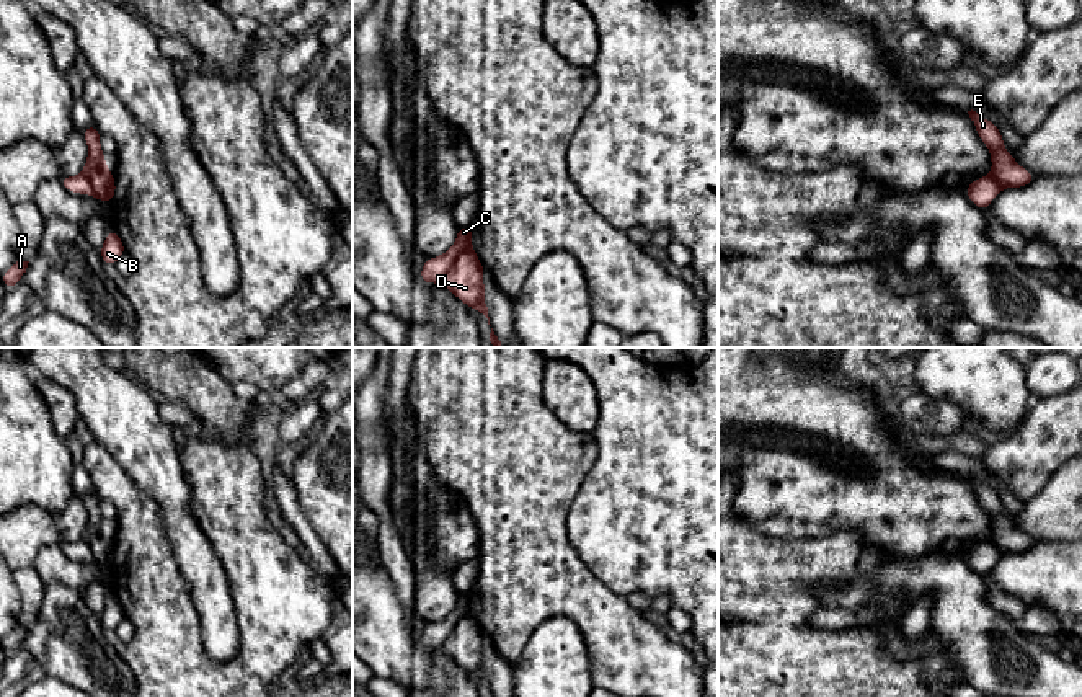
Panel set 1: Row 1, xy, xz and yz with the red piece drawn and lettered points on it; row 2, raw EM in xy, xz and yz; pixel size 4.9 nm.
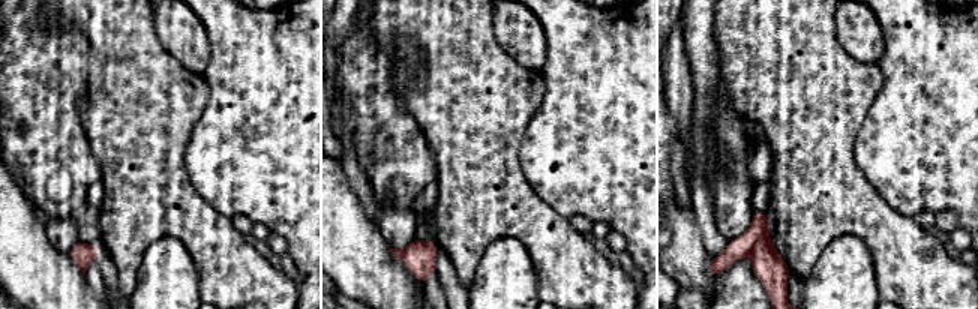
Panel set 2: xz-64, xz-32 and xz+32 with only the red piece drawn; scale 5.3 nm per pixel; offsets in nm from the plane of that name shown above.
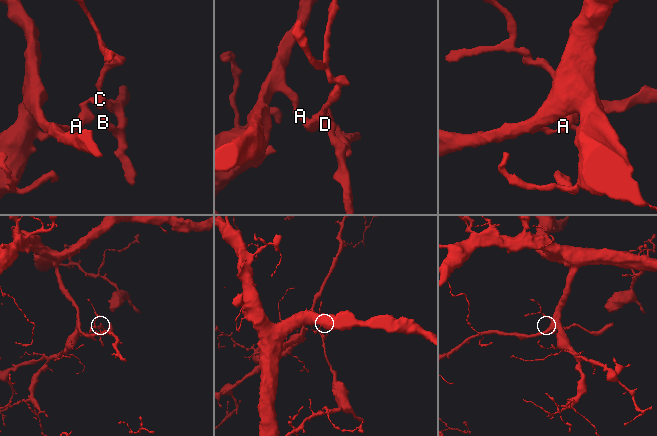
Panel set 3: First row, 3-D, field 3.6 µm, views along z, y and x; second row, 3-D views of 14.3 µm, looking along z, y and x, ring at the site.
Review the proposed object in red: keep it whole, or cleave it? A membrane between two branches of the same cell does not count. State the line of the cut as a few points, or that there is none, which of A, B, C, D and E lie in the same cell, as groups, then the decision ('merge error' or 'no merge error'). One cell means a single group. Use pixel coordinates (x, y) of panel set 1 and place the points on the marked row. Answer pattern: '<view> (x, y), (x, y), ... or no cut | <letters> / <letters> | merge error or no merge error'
xz (469, 248), (459, 255), (439, 281) | A C / B D E | merge error

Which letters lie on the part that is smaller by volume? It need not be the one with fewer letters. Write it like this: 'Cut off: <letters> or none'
Cut off: B, D, E

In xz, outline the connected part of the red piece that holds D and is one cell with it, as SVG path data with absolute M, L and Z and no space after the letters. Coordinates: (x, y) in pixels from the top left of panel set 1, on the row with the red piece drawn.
M468 248L459 255L441 282L467 307L483 313L490 325L483 274L485 268L478 255Z

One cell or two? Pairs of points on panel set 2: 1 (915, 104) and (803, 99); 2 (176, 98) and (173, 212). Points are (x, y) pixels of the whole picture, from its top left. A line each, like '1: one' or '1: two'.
1: two
2: one

